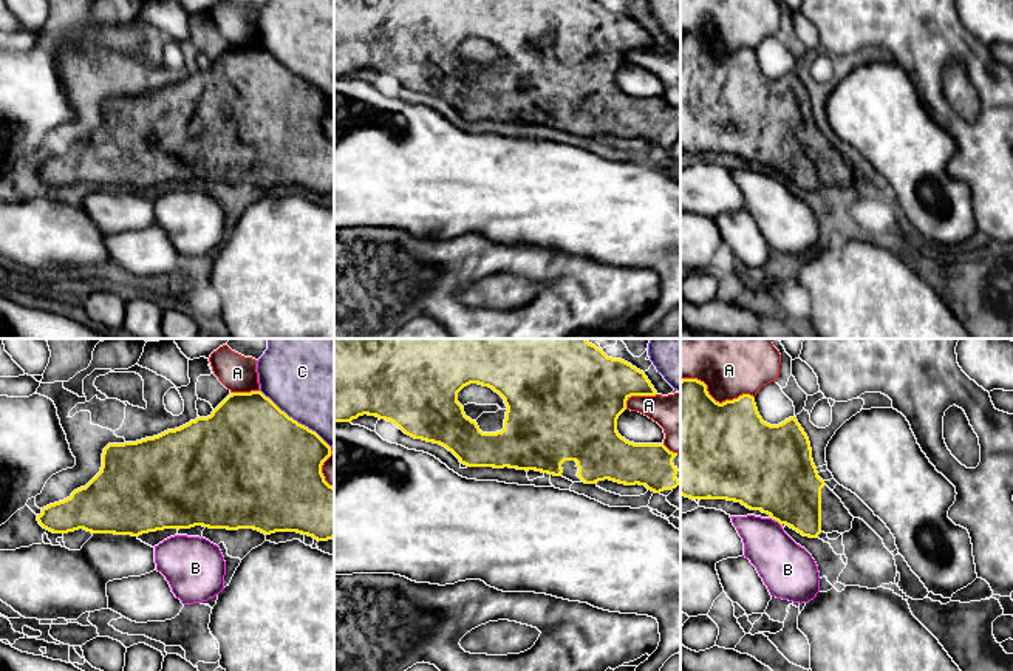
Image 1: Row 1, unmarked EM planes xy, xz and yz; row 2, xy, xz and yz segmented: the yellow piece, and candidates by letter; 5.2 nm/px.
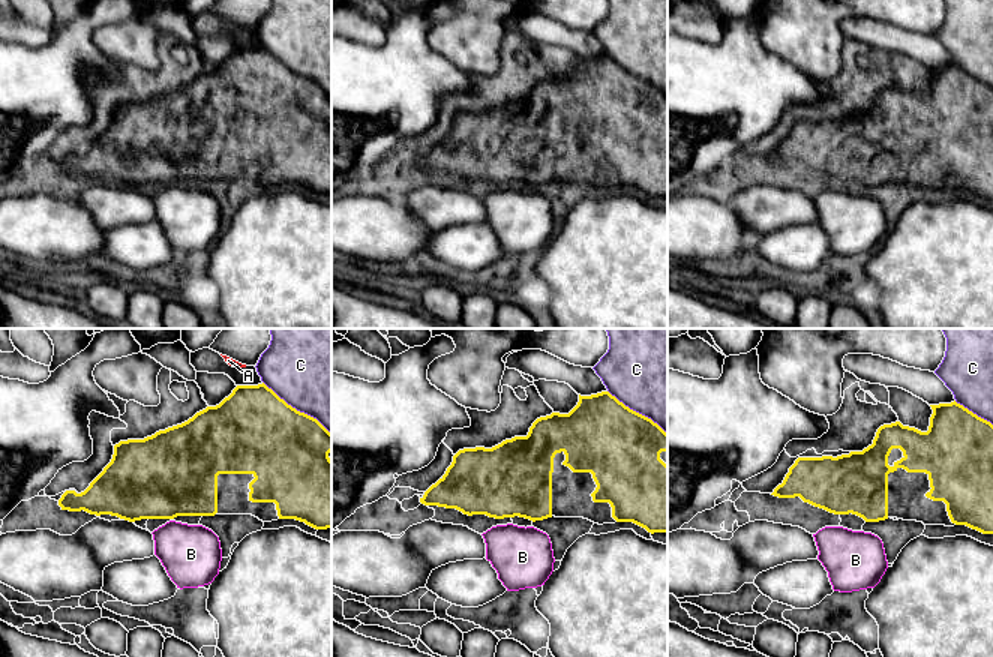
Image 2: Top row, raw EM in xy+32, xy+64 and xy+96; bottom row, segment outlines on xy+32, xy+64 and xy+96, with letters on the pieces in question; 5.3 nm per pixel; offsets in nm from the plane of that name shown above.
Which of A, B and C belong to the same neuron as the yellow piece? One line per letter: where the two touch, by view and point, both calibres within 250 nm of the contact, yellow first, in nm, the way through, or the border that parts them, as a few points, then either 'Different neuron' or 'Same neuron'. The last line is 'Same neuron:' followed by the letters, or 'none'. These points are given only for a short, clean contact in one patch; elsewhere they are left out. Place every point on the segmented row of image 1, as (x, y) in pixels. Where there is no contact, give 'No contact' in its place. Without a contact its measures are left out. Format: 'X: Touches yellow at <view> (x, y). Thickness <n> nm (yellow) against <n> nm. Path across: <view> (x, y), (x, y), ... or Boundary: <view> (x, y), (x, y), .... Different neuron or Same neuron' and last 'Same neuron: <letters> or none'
A: Touches yellow at yz (713, 399). Thickness 500 nm (yellow) against 420 nm. Different neuron
B: Touches yellow at yz (777, 520). Thickness 420 nm (yellow) against 280 nm. Boundary: yz (770, 517), (781, 526). Different neuron
C: Touches yellow at xy (296, 421). Thickness 500 nm (yellow) against 500 nm. Different neuron
Same neuron: none

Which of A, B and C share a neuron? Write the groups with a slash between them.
A / B / C

